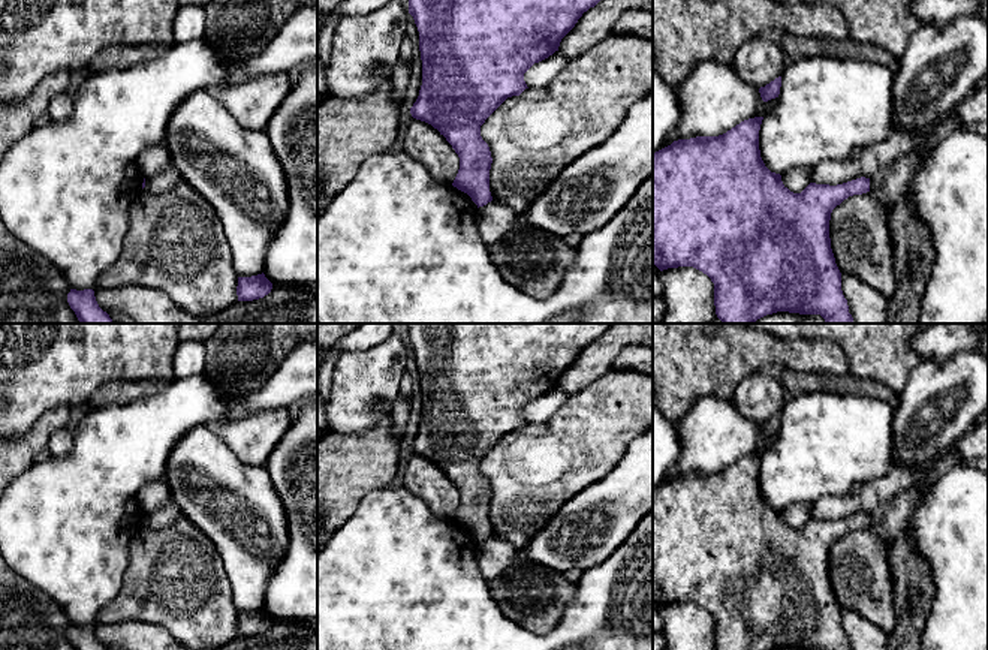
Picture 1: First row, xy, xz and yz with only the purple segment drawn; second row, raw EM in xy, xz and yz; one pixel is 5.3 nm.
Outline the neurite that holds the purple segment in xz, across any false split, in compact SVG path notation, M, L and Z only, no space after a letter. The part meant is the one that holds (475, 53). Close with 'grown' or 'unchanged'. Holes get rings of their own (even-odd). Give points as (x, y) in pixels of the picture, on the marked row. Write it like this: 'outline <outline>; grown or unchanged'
outline M409 0L419 31L422 85L410 114L431 124L460 157L452 183L479 207L493 201L493 163L481 126L507 99L527 87L524 73L555 51L578 19L600 0Z; unchanged

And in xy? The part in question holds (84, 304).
outline M70 289L67 303L81 324L114 324L109 315L99 307L93 289Z; unchanged

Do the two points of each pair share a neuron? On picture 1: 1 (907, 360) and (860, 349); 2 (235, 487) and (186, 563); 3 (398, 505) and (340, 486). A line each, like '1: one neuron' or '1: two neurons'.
1: one neuron
2: two neurons
3: two neurons

